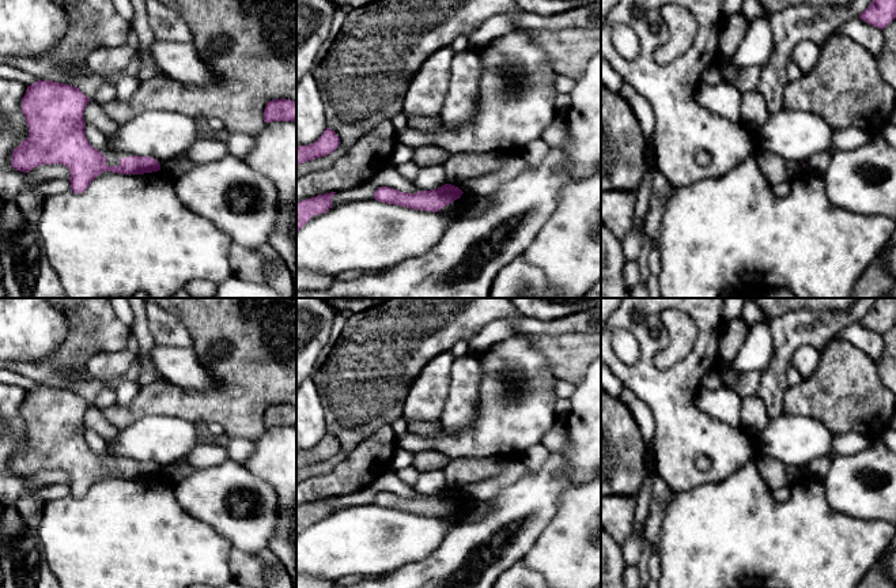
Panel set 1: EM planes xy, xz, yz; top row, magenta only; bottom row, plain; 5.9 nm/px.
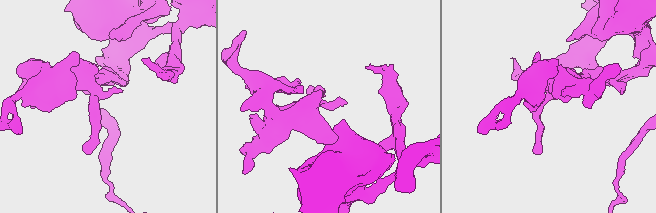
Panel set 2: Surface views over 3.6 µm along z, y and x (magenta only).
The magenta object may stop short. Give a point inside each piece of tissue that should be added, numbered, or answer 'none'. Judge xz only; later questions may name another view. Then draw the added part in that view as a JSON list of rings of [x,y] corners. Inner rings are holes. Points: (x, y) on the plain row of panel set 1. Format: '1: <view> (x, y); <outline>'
none

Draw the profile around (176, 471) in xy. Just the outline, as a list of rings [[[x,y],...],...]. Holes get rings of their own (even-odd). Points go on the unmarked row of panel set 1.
[[[185,460],[174,461],[166,467],[160,468],[160,475],[166,478],[170,483],[175,485],[177,482],[185,479],[190,474],[196,471],[194,467],[192,467]]]

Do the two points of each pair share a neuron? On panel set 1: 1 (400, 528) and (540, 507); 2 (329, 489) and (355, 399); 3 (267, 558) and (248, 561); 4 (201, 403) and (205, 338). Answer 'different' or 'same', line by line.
1: different
2: different
3: same
4: same

